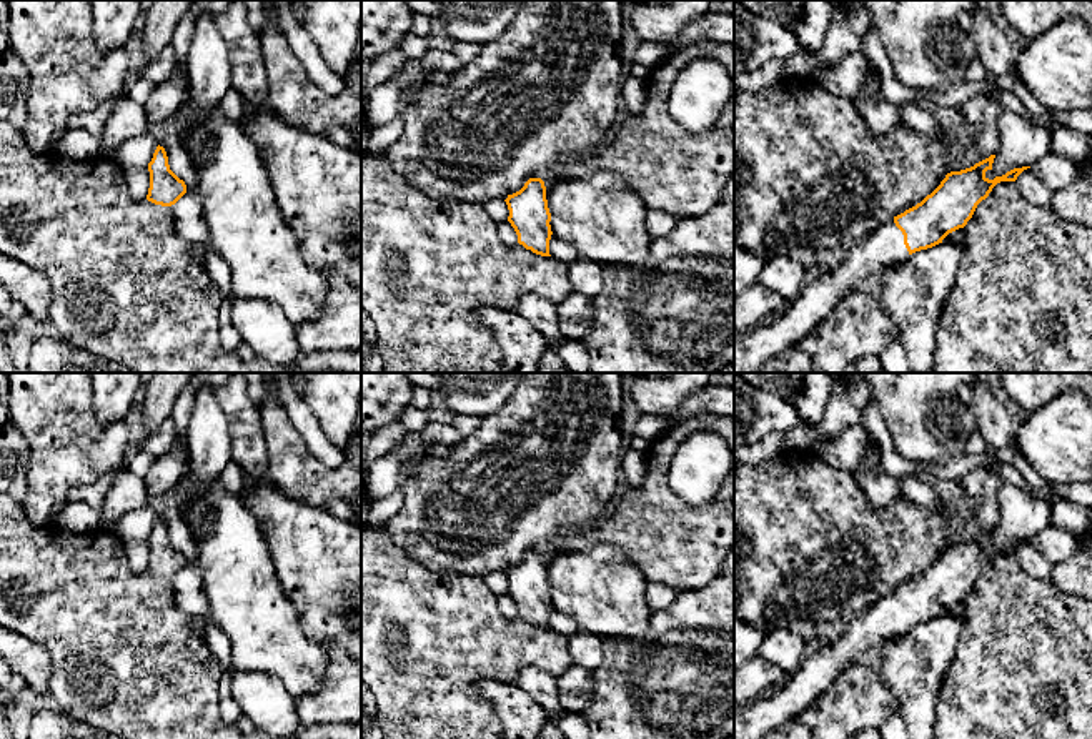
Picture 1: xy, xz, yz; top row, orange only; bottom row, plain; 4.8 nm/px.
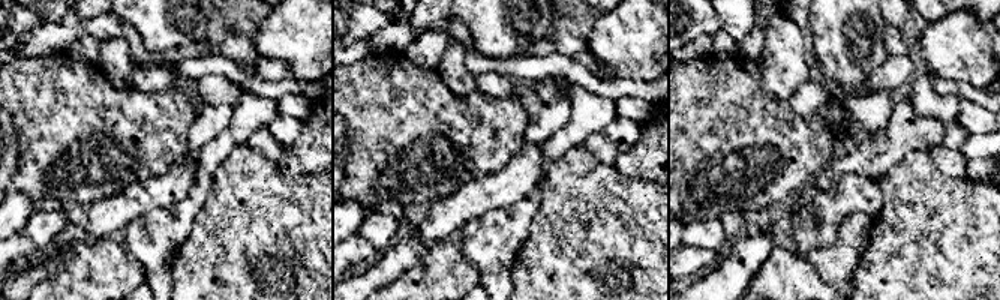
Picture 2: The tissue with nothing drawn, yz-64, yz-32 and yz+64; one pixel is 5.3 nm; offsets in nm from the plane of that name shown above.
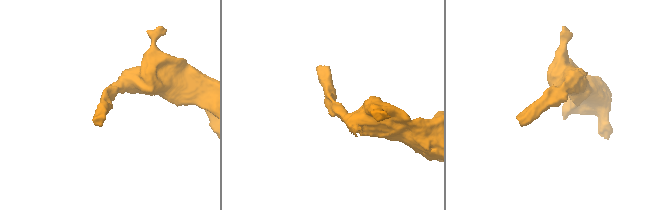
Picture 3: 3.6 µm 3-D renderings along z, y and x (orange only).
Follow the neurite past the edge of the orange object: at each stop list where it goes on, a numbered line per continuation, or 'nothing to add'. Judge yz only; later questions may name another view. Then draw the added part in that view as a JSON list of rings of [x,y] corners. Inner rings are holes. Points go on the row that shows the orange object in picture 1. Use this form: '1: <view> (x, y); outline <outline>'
1: yz (884, 247); outline [[[894,220],[876,228],[864,241],[849,245],[841,265],[829,273],[822,273],[816,283],[804,288],[781,316],[751,328],[746,333],[739,333],[734,338],[734,373],[757,373],[767,361],[806,340],[846,295],[857,290],[857,285],[864,278],[872,273],[881,273],[887,266],[899,265],[906,258],[909,258],[909,251],[904,245],[904,235]]]

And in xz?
nothing to add

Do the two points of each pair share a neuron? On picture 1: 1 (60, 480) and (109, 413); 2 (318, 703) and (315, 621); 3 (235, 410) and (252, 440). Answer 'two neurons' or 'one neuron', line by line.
1: two neurons
2: two neurons
3: one neuron

